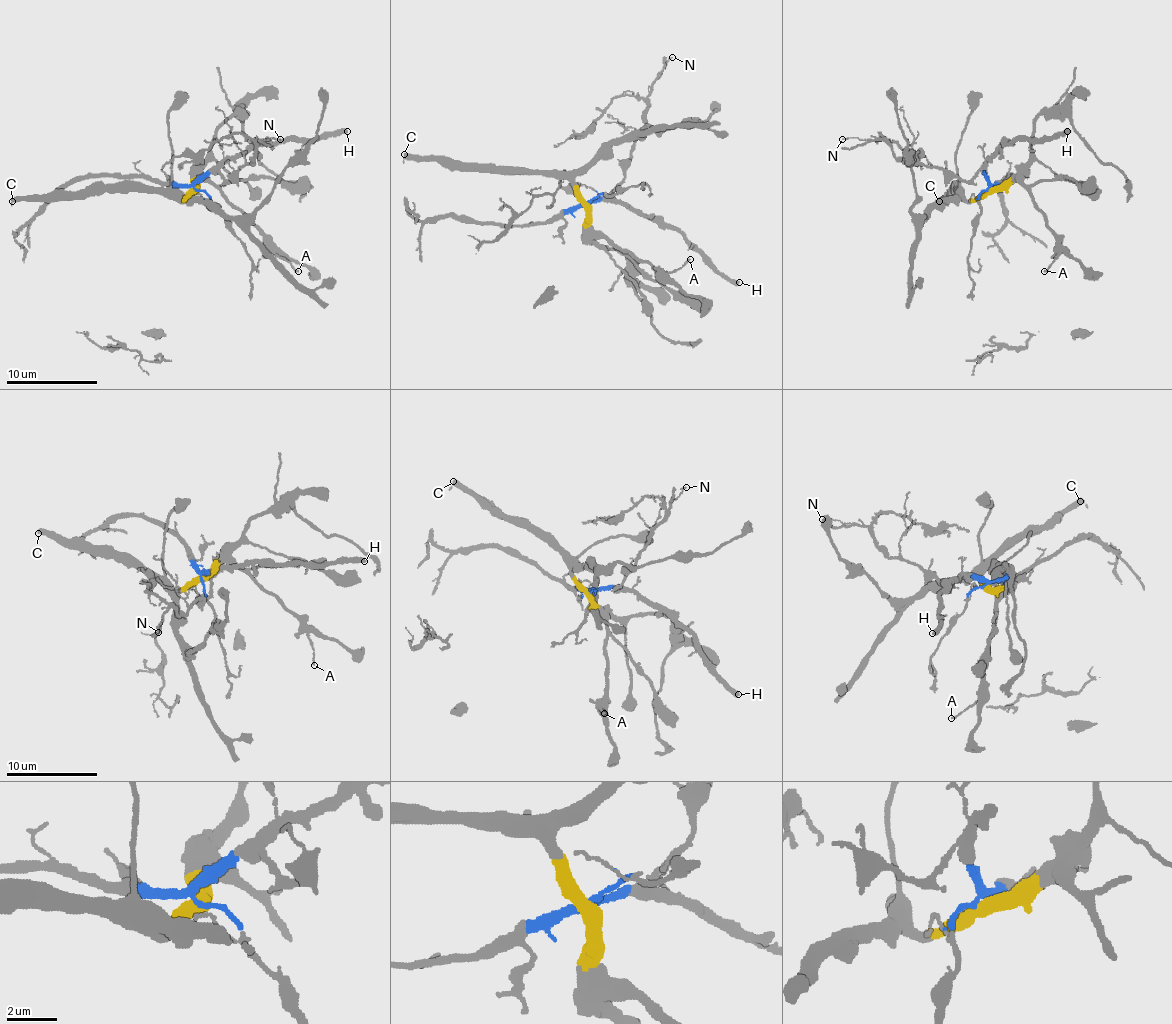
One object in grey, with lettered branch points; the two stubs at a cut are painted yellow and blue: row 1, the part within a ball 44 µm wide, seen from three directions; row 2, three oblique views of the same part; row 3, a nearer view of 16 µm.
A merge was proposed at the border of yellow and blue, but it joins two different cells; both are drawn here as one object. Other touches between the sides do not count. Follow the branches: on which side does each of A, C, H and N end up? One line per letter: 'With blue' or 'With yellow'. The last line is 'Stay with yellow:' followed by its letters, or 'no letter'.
A: With yellow
C: With yellow
H: With blue
N: With blue
Stay with yellow: A, C

